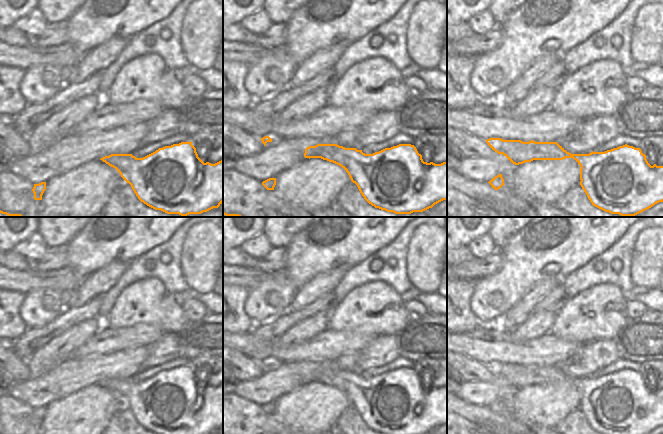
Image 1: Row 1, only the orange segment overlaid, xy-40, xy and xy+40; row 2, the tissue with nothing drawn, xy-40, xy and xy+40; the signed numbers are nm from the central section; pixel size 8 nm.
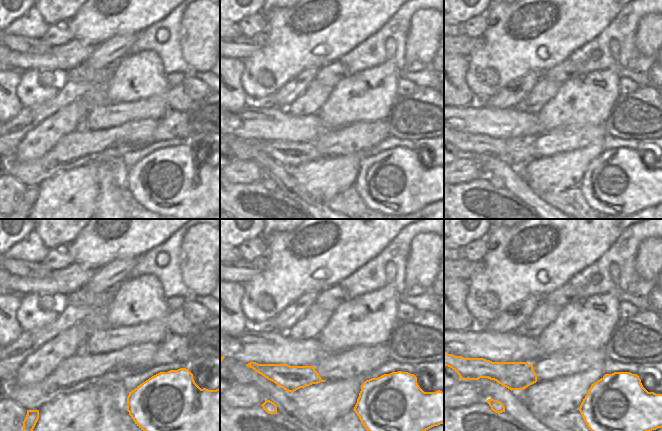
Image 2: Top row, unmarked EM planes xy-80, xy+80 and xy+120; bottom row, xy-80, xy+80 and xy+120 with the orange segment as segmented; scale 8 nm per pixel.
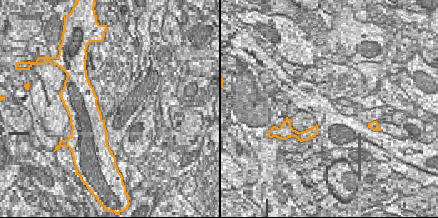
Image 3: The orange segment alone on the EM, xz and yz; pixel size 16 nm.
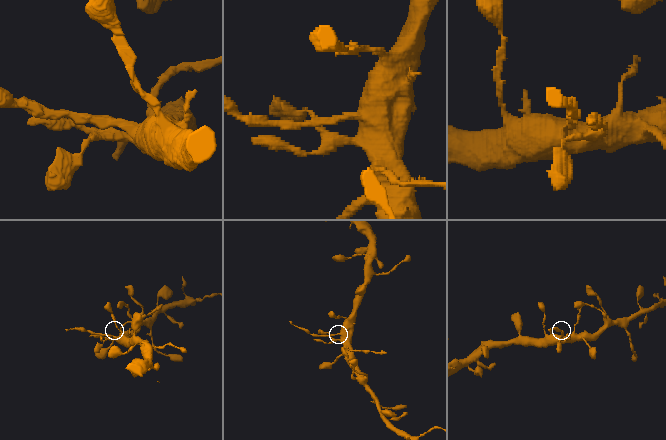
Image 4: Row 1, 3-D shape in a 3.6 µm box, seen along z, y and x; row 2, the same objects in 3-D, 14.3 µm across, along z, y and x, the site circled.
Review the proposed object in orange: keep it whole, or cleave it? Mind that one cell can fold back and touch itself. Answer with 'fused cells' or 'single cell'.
fused cells

